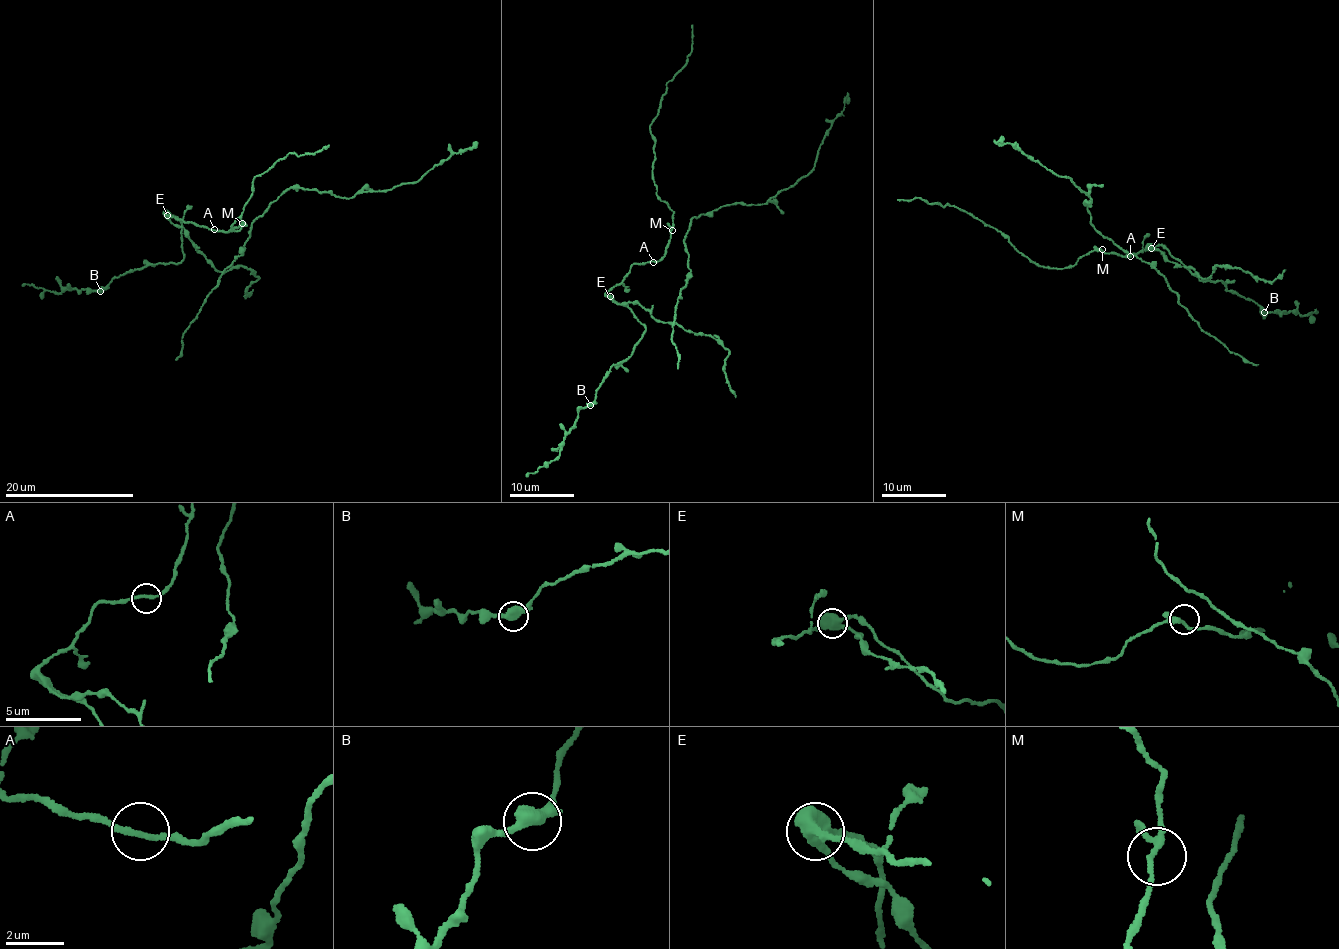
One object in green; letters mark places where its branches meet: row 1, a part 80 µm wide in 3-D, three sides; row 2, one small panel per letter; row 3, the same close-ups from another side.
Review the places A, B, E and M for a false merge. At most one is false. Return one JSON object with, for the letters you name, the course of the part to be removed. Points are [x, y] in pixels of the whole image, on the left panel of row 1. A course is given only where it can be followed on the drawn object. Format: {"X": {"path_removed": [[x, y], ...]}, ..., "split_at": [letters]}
{"E": {"path_removed": [[166, 216], [217, 270], [248, 268], [258, 278], [245, 296], [253, 290]]}, "split_at": ["E"]}

